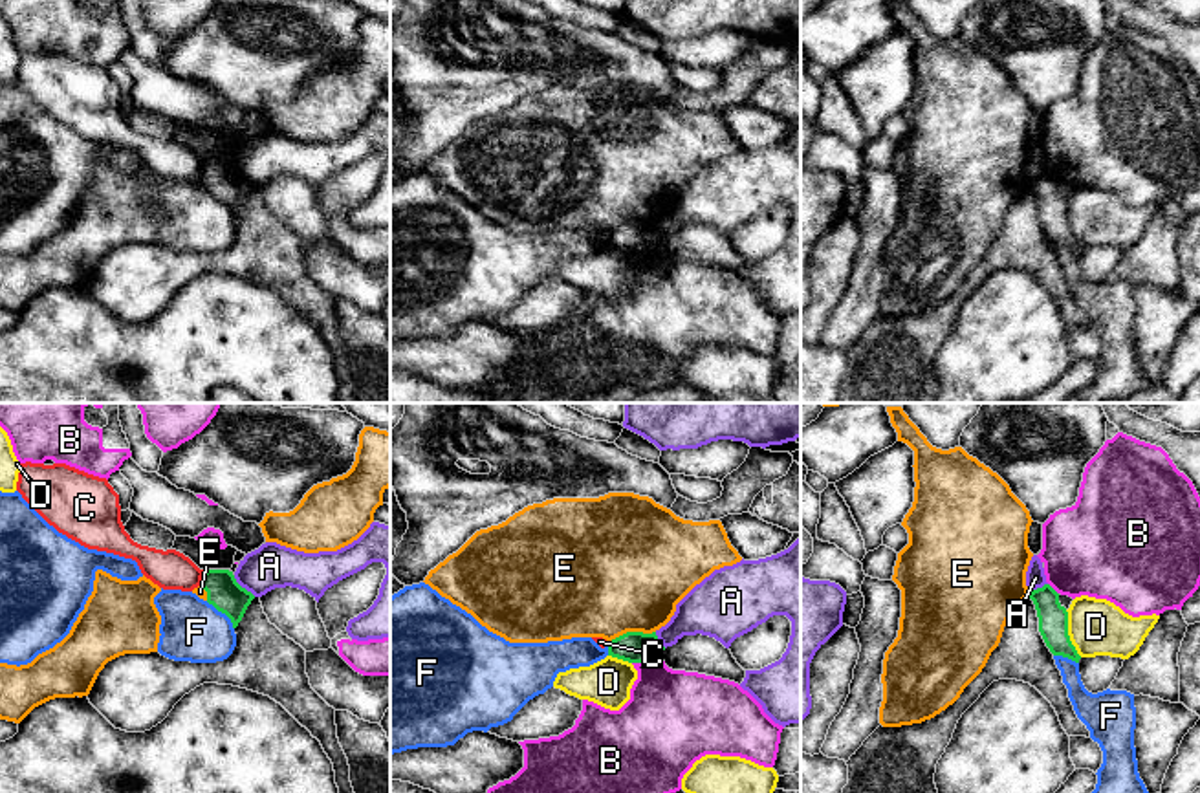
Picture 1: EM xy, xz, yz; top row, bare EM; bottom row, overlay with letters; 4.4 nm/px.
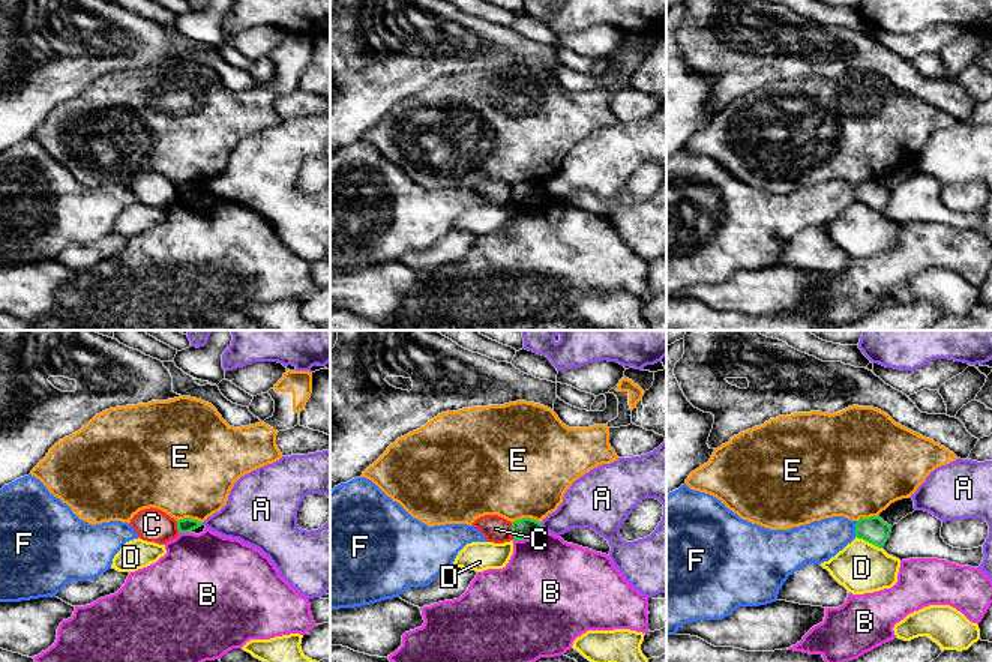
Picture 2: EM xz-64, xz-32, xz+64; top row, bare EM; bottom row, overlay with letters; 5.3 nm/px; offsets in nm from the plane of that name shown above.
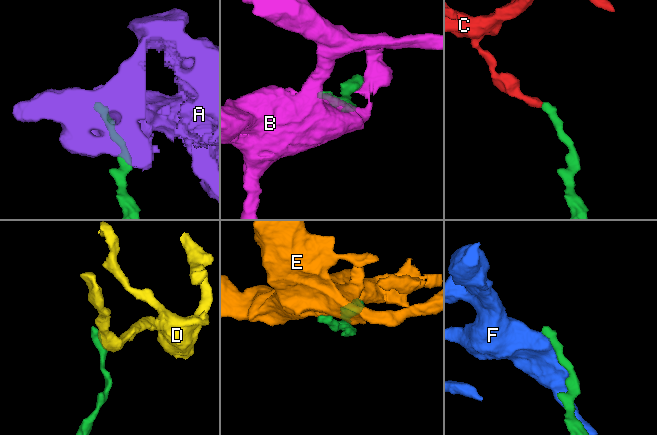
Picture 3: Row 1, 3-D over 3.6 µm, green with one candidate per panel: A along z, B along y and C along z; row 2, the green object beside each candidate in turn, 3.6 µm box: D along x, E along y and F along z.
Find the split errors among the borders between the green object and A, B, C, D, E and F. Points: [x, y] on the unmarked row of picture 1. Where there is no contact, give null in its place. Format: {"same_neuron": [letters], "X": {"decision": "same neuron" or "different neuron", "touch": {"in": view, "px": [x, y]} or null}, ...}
{"same_neuron": [], "A": {"decision": "different neuron", "touch": {"in": "xy", "px": [244, 178]}}, "B": {"decision": "different neuron", "touch": {"in": "xz", "px": [645, 249]}}, "C": {"decision": "different neuron", "touch": {"in": "xy", "px": [202, 169]}}, "D": {"decision": "different neuron", "touch": {"in": "yz", "px": [1067, 224]}}, "E": {"decision": "different neuron", "touch": {"in": "xz", "px": [631, 222]}}, "F": {"decision": "different neuron", "touch": {"in": "xy", "px": [222, 202]}}}

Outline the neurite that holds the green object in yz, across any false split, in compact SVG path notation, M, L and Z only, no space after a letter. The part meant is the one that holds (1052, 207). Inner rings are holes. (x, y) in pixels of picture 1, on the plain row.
M1044 174L1009 205L998 236L953 295L922 313L879 315L863 331L846 352L848 374L835 403L936 403L936 353L962 304L998 269L1030 273L1052 293L1068 326L1090 328L1055 245L1081 249L1068 225L1068 201L1059 183Z

